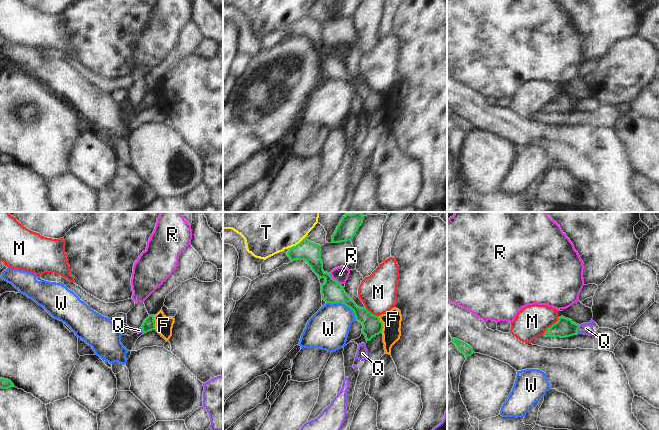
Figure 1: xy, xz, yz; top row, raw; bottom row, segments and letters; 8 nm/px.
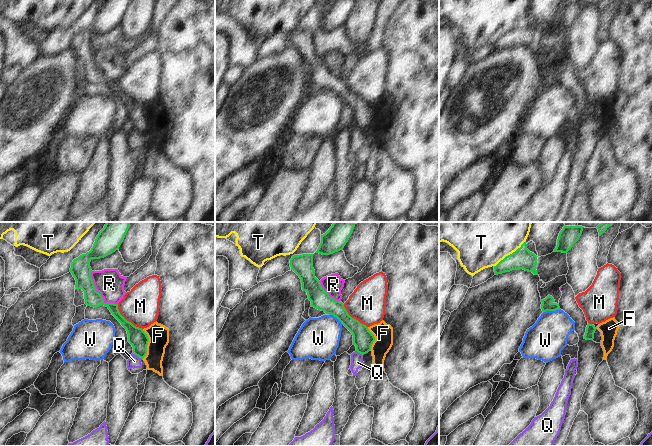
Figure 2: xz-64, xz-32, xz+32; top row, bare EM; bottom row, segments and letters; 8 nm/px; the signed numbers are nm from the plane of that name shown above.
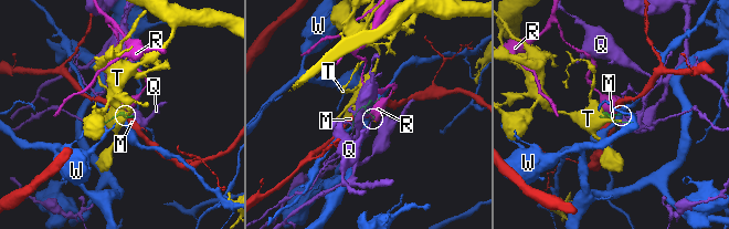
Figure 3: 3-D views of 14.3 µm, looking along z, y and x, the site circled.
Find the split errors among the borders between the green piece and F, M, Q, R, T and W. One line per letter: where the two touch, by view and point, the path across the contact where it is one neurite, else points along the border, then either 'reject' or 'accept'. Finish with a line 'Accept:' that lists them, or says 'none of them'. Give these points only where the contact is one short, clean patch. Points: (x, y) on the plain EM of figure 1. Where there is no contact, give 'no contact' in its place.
F: xz (382, 100) | along xz (378, 92), (382, 99), (382, 108) | reject
M: yz (551, 102) | along yz (558, 94), (543, 110) | reject
Q: yz (577, 105) | along yz (580, 101), (576, 108) | reject
R: xz (333, 55) | along xz (329, 49), (339, 60) | reject
T: xz (299, 19) | reject
W: xz (343, 79) | along xz (326, 78), (345, 80), (352, 87), (356, 95) | reject
Accept: none of them

